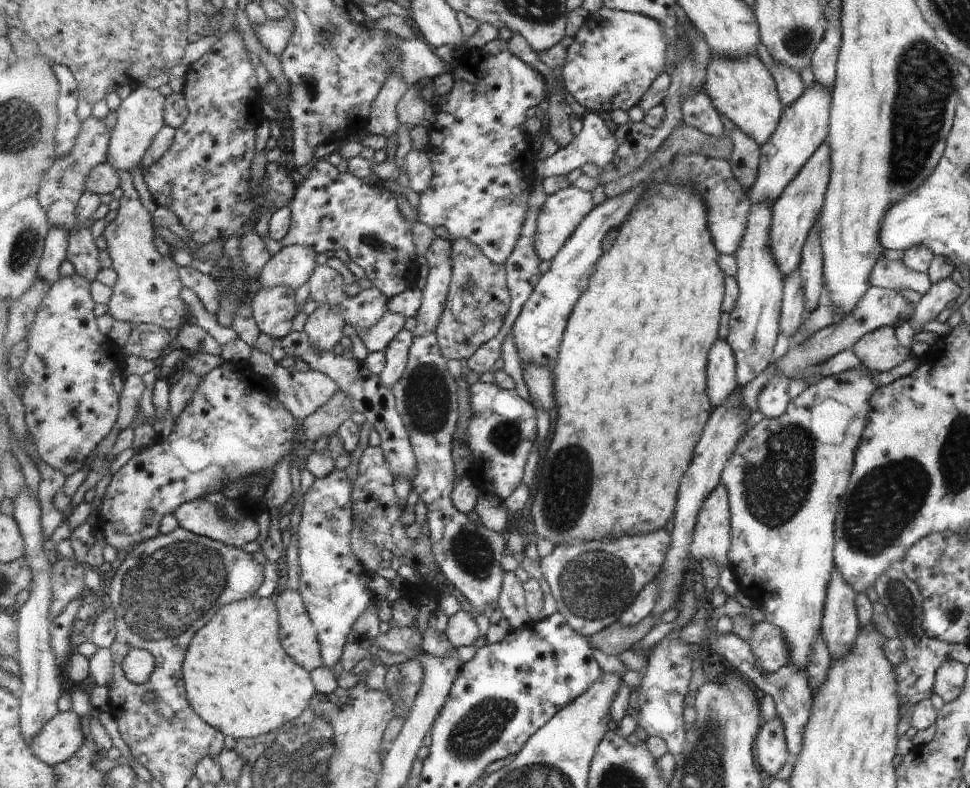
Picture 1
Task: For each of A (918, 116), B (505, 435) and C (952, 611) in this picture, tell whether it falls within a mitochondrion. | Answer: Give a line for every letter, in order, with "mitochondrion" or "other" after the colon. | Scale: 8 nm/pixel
A: mitochondrion
B: mitochondrion
C: mitochondrion

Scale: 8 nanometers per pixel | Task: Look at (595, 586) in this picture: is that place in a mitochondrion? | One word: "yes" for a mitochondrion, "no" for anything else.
yes

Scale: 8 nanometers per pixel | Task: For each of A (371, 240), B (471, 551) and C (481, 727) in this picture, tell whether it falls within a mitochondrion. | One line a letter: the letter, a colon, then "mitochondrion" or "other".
A: mitochondrion
B: mitochondrion
C: mitochondrion

